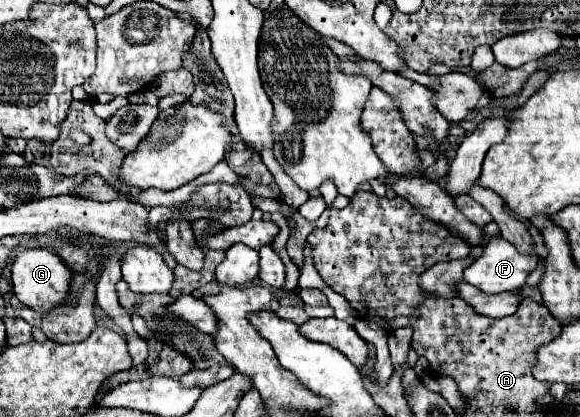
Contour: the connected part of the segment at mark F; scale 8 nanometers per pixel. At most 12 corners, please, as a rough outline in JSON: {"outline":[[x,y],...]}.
{"outline":[[502,236],[464,270],[468,284],[488,292],[522,288],[538,264]]}

